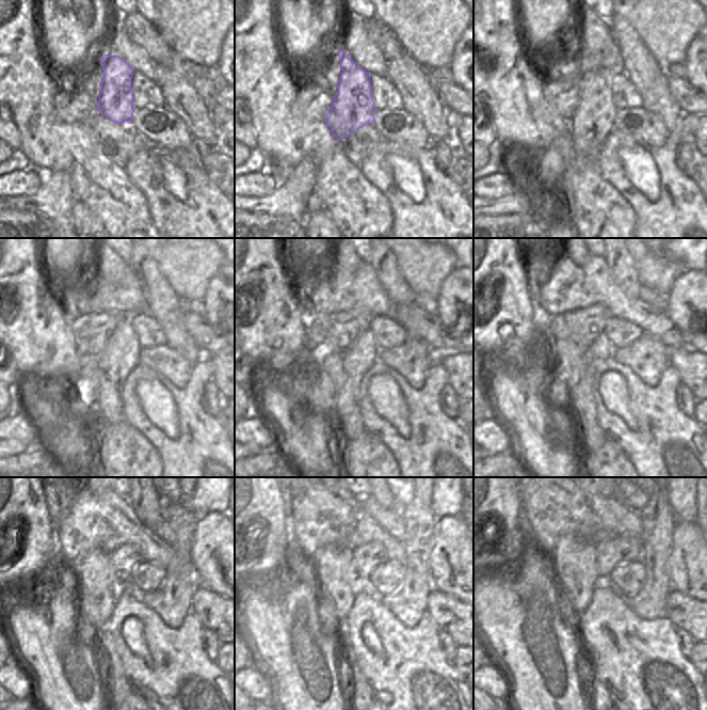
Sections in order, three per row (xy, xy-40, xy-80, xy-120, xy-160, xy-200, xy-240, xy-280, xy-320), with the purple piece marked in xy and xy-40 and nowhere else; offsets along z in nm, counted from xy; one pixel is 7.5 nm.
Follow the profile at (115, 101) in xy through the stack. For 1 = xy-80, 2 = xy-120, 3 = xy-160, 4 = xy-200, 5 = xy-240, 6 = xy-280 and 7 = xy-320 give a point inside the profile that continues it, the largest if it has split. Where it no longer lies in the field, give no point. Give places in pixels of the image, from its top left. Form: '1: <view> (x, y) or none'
1: xy-80 (592, 121)
2: xy-120 (122, 352)
3: xy-160 (364, 352)
4: xy-200 (584, 407)
5: xy-240 (117, 682)
6: xy-280 (359, 693)
7: xy-320 (598, 694)

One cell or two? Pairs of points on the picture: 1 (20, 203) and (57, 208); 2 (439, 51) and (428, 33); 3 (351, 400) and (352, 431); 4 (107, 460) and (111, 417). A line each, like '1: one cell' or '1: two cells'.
1: one cell
2: one cell
3: one cell
4: two cells

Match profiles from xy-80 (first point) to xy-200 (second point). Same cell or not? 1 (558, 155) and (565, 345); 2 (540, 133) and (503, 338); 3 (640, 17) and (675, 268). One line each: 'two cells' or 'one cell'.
1: one cell
2: one cell
3: one cell

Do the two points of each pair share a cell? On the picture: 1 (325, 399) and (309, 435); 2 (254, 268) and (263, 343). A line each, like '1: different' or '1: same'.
1: different
2: same

